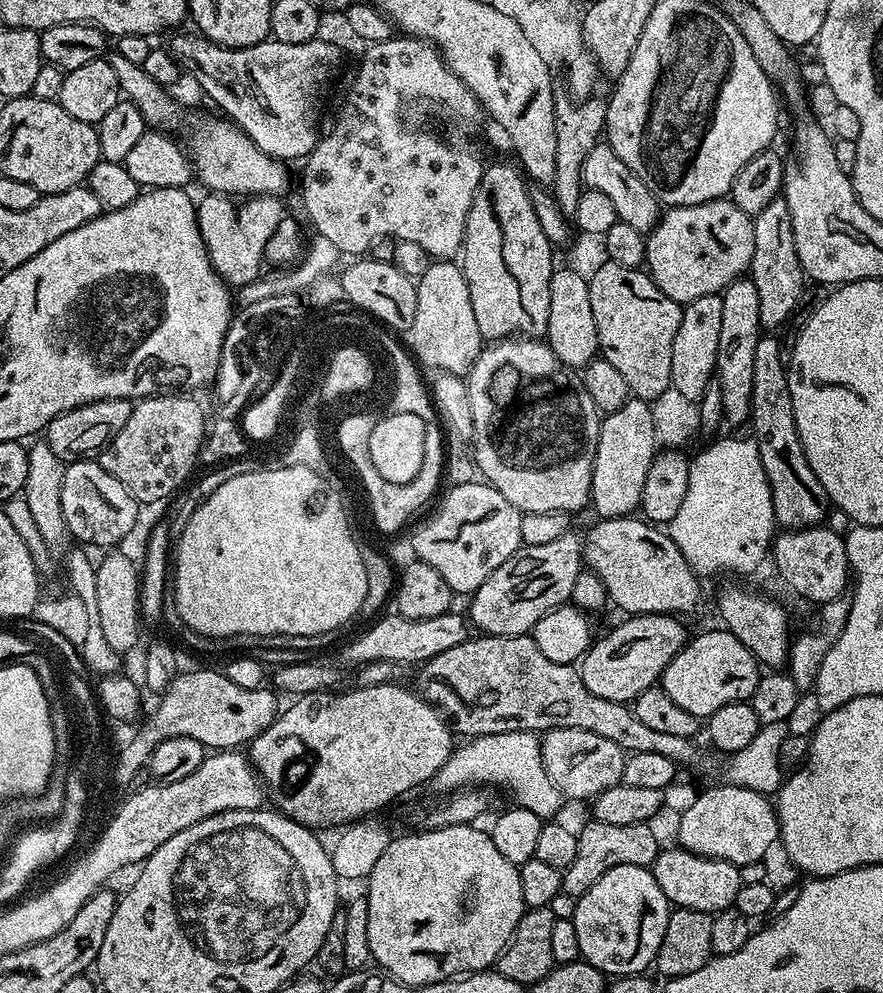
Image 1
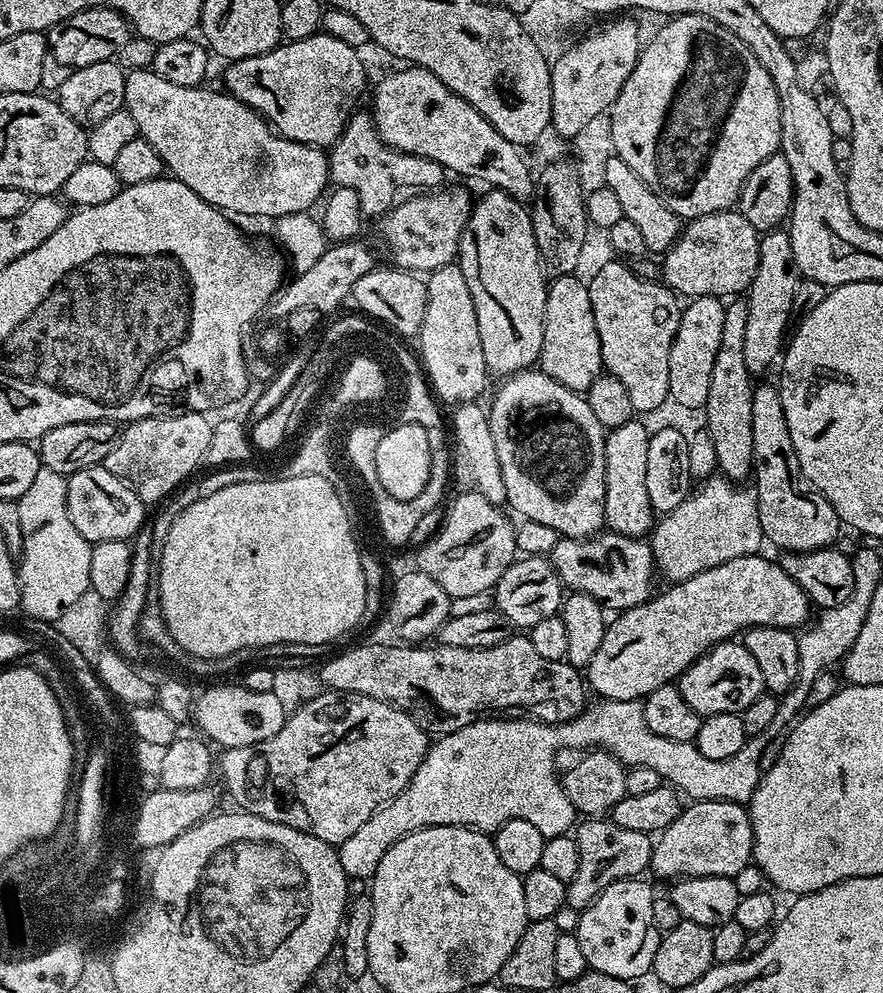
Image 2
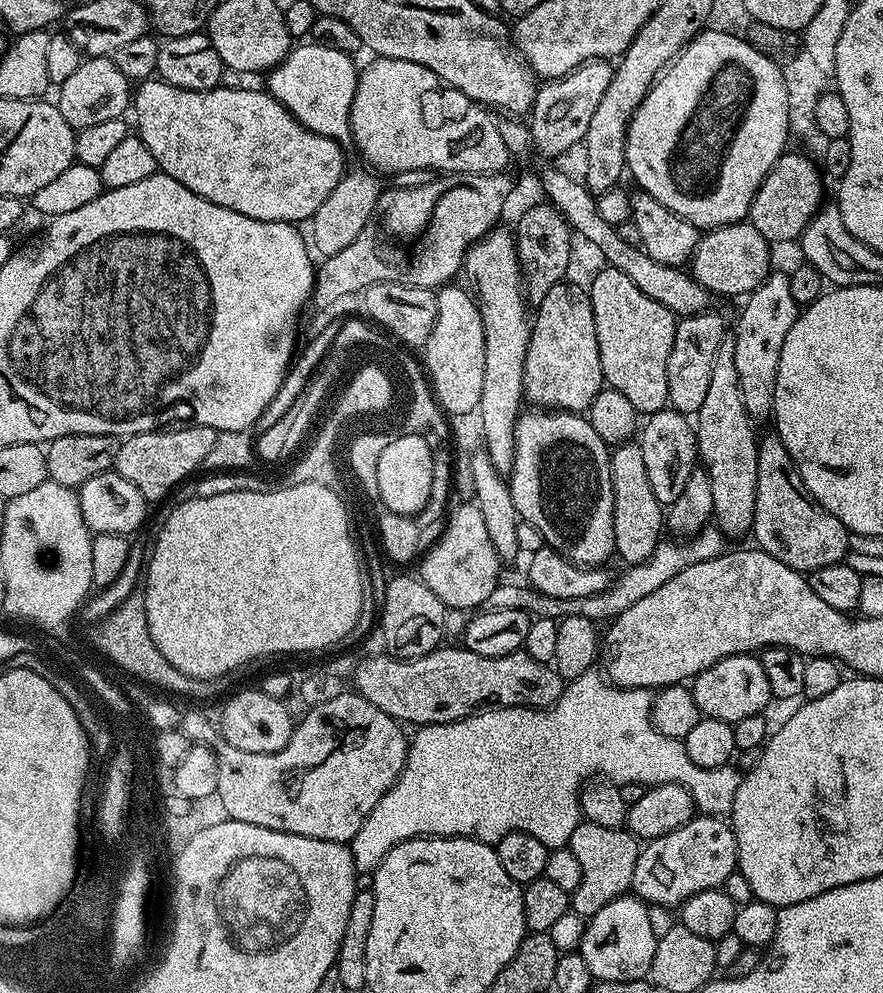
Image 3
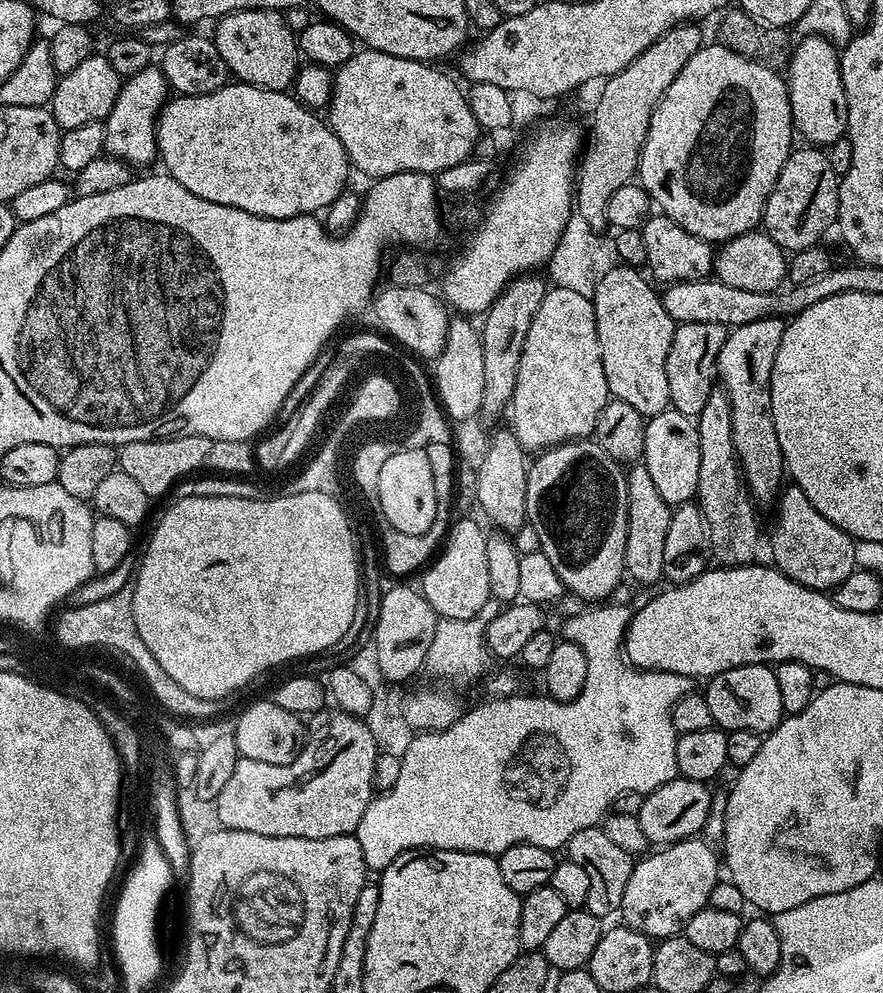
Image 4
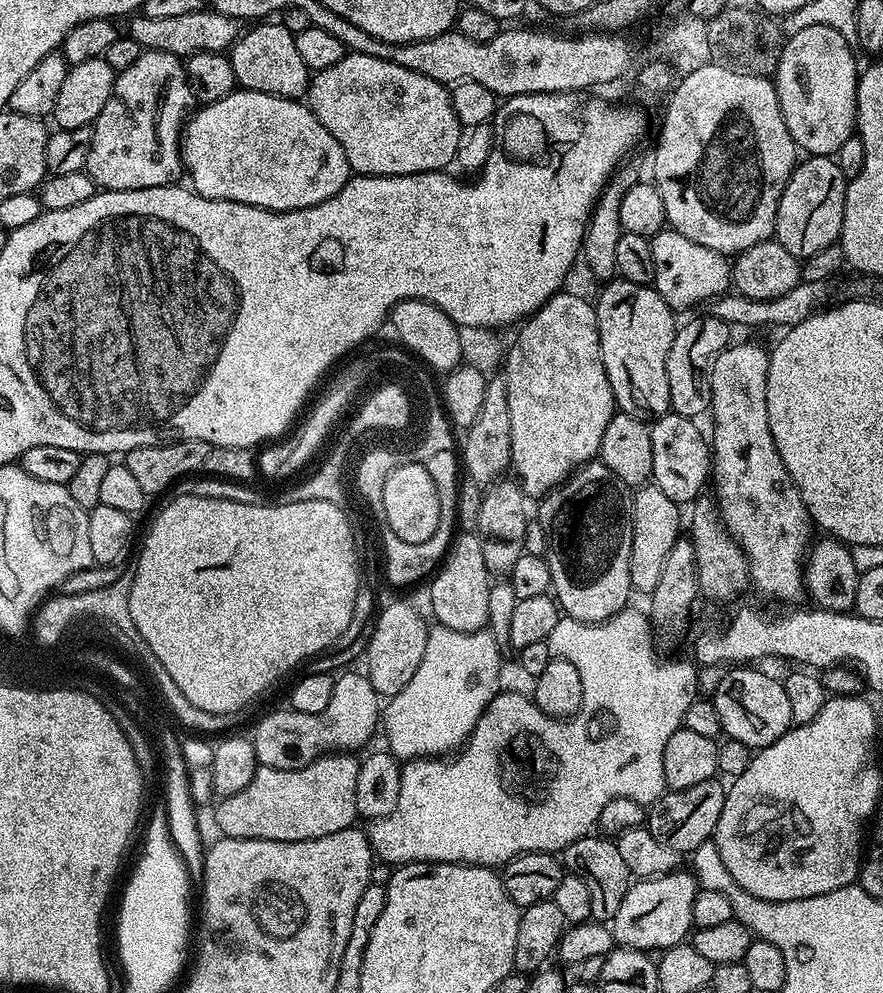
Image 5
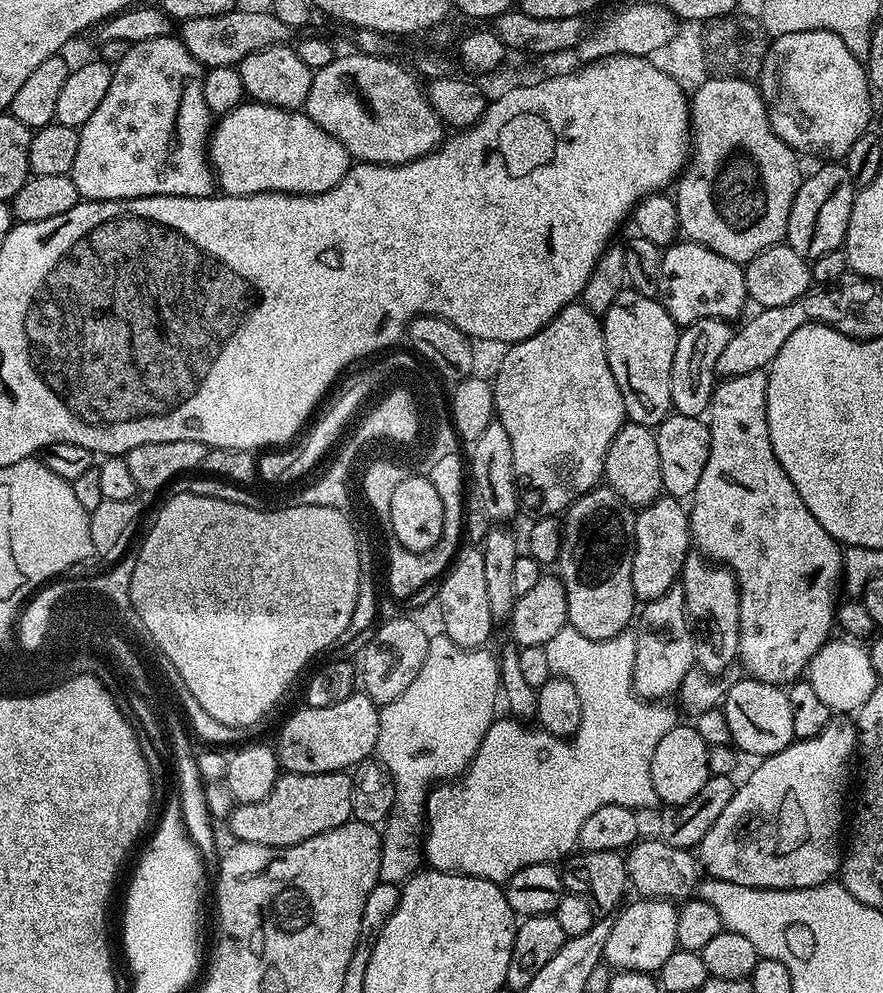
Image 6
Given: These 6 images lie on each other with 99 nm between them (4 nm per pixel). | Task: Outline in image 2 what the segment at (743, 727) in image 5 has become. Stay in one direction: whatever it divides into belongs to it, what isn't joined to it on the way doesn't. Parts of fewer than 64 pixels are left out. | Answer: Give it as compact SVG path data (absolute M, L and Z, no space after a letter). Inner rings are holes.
M735 639L712 645L705 656L699 656L679 676L678 687L682 698L686 698L686 703L694 706L694 710L702 718L714 714L742 713L746 706L750 706L750 702L754 702L766 692L762 674L750 650L746 650L746 646Z

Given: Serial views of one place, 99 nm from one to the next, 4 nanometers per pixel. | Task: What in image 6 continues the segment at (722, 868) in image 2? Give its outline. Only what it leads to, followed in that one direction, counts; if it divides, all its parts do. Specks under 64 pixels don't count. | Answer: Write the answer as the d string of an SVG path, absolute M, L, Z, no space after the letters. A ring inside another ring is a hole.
M636 898L633 904L625 903L613 922L603 959L612 970L622 972L659 973L662 962L677 950L678 908L671 900Z

